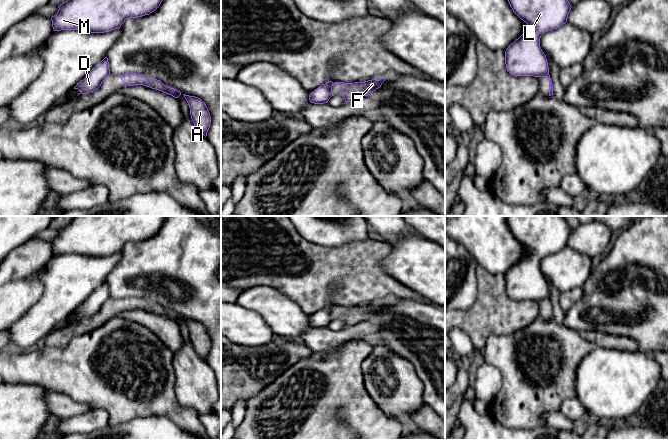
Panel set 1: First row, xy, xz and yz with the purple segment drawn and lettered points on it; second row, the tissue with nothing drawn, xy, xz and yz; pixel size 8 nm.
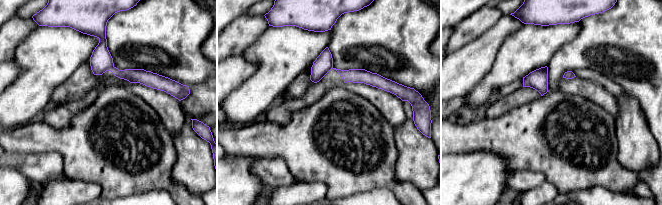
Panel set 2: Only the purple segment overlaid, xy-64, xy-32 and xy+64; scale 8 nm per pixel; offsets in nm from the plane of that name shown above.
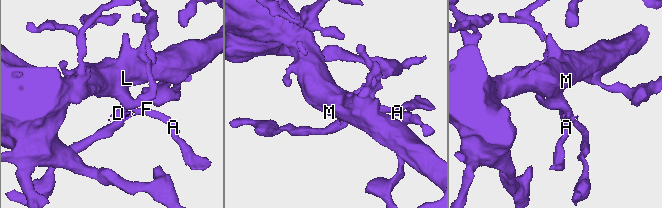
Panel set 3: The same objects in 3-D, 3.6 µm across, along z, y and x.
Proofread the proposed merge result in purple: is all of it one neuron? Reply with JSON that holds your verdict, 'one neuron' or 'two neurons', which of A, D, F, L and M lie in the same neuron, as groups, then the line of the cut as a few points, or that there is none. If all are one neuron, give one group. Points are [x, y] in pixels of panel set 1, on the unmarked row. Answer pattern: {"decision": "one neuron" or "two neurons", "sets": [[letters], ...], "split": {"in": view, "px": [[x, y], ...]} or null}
{"decision": "two neurons", "sets": [["A", "F"], ["D", "L", "M"]], "split": {"in": "yz", "px": [[549, 299], [541, 300]]}}

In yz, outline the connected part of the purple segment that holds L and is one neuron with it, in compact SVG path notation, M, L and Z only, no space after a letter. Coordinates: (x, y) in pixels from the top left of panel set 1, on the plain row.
M508 216L508 226L513 236L524 246L527 253L505 275L507 295L514 300L550 300L546 279L540 271L541 260L567 246L571 229L565 216Z

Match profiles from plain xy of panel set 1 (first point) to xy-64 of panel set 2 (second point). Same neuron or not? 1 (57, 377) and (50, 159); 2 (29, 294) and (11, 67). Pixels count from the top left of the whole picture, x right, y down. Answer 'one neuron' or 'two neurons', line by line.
1: two neurons
2: one neuron

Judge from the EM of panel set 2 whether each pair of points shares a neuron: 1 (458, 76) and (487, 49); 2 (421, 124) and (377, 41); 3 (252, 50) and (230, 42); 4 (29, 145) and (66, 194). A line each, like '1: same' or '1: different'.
1: same
2: different
3: different
4: different

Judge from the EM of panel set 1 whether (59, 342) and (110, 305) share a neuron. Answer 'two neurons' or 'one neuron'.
one neuron

